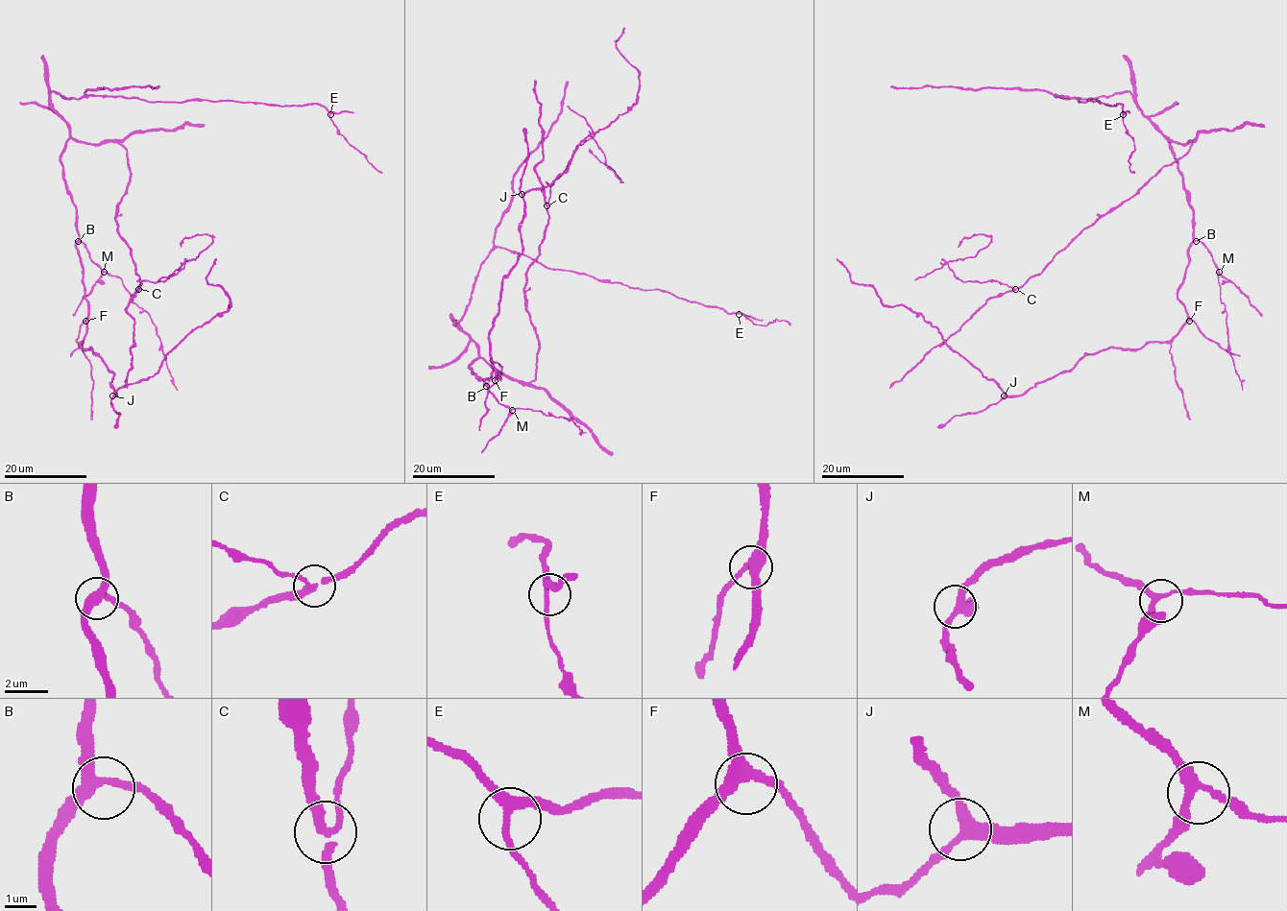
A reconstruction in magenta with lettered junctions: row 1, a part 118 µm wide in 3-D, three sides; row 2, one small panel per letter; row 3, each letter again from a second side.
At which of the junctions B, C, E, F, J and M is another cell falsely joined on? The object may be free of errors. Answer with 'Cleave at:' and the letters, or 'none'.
Cleave at: C

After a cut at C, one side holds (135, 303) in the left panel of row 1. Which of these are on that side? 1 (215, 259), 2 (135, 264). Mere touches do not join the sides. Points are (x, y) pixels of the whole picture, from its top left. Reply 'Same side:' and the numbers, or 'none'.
Same side: 1, 2

